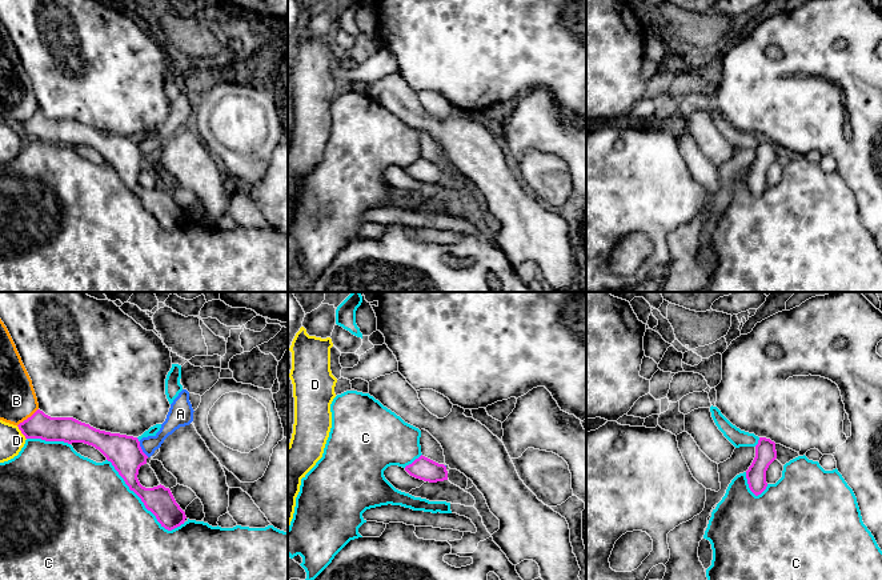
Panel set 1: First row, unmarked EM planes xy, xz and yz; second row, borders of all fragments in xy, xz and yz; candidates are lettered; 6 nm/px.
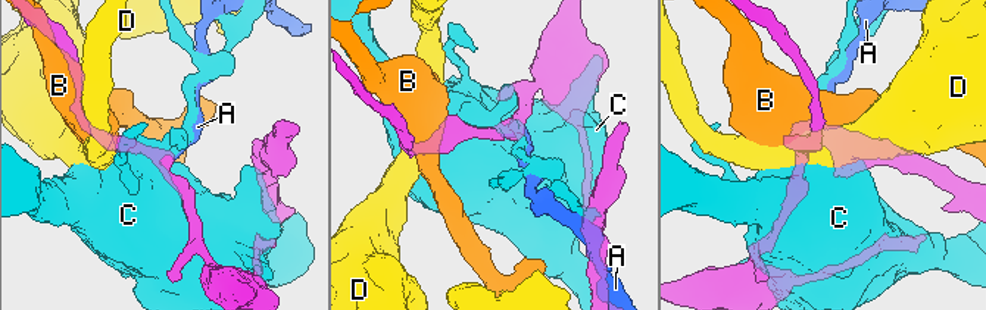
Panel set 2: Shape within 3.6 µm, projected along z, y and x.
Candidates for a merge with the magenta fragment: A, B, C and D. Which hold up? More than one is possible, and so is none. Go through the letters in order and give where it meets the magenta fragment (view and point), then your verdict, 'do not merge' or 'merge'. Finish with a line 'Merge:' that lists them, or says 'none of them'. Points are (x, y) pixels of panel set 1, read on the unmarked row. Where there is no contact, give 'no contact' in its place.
A: meets magenta in xy at (141, 151); do not merge
B: meets magenta in xy at (28, 119); do not merge
C: meets magenta in xy at (143, 203); do not merge
D: meets magenta in xy at (21, 134); do not merge
Merge: none of them

